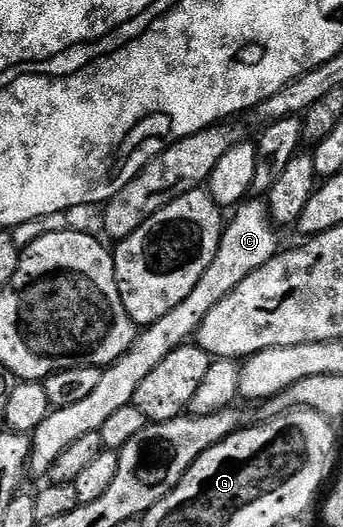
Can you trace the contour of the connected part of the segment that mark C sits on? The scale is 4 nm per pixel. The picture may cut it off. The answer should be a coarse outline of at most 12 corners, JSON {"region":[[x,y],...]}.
{"region":[[267,200],[227,218],[194,291],[31,434],[48,474],[74,439],[131,405],[142,379],[189,344],[210,310],[281,245]]}

